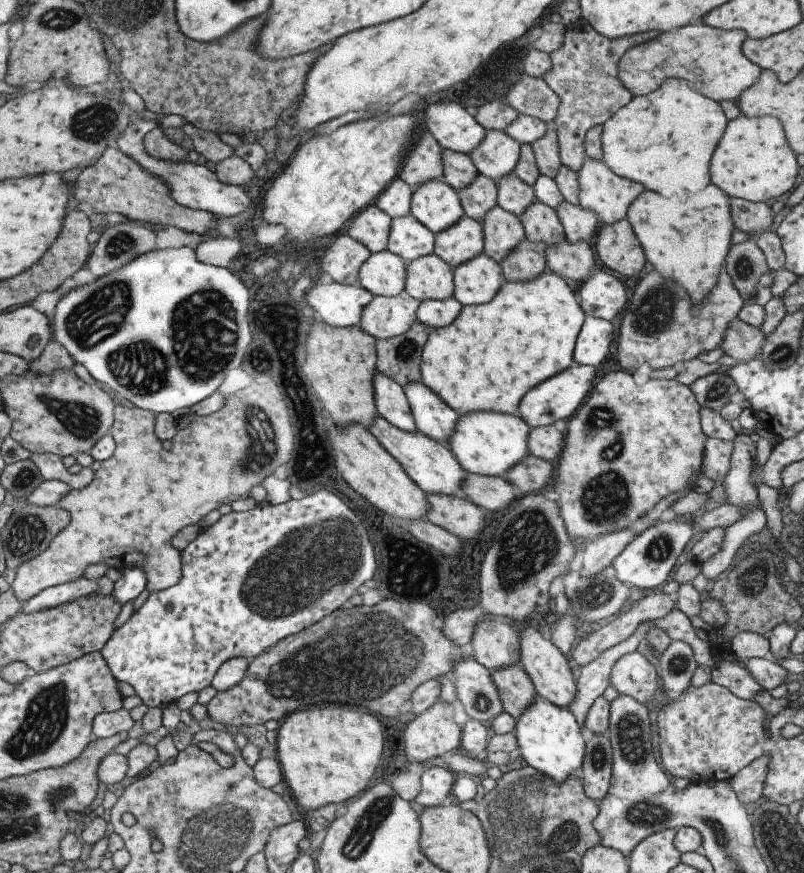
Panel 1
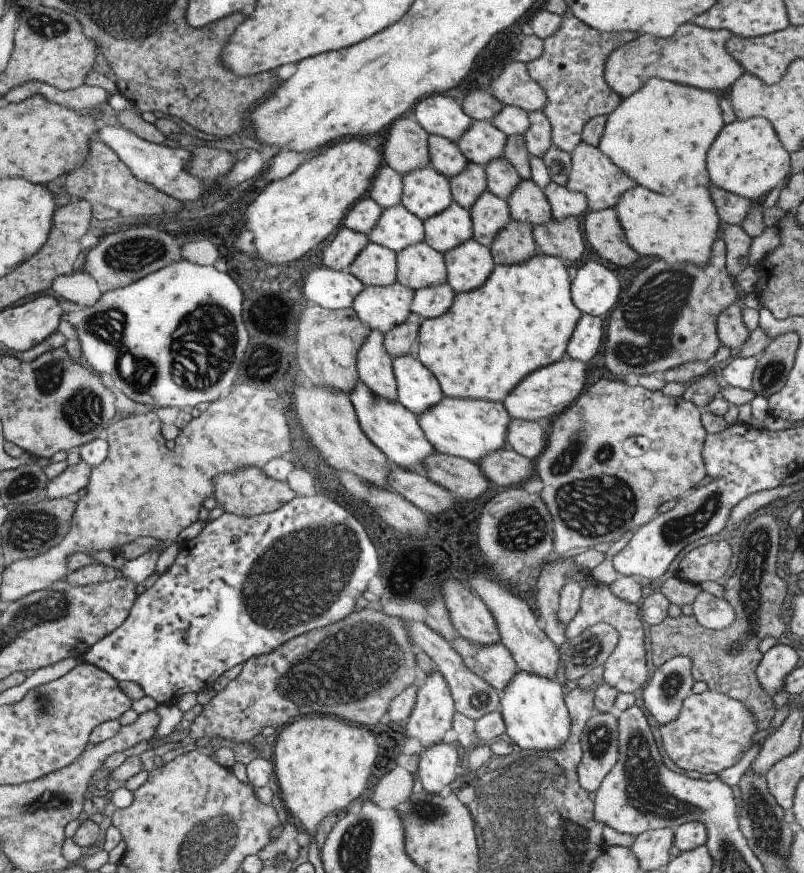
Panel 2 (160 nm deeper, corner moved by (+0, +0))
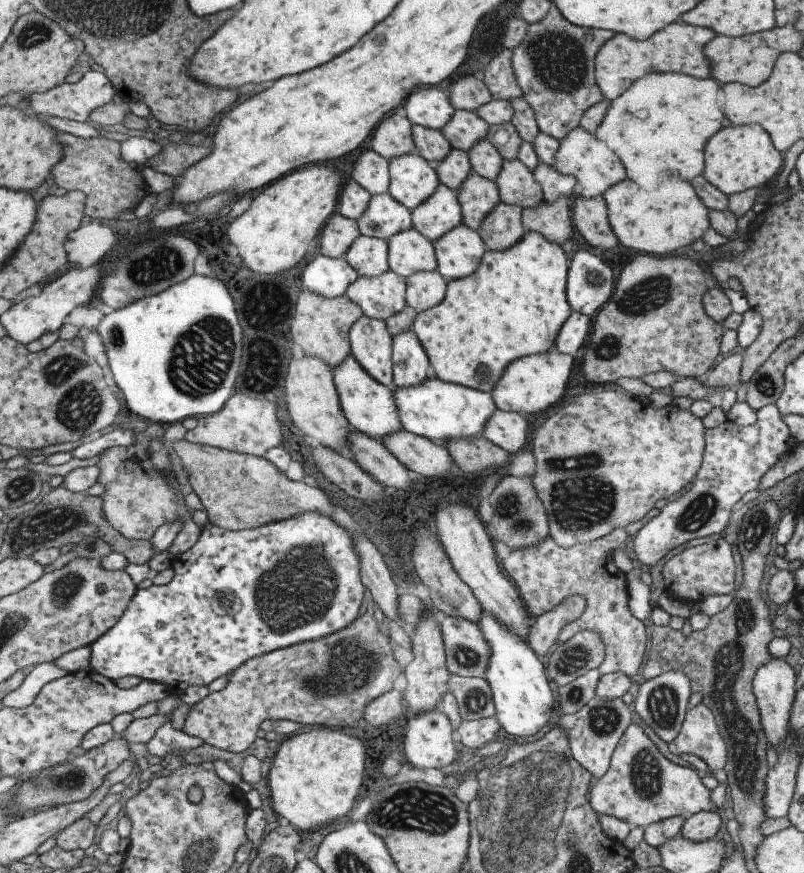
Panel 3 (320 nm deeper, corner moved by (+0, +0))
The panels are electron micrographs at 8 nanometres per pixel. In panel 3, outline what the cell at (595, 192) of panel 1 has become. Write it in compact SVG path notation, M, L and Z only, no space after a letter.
M580 124L570 130L563 138L558 140L558 147L554 154L554 169L562 175L569 175L581 186L579 194L583 198L591 198L601 195L602 192L613 184L625 178L621 162L613 156L609 147L595 135L584 129Z

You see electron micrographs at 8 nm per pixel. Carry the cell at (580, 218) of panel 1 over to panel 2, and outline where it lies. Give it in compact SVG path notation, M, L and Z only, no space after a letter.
M551 180L542 191L550 206L553 219L560 221L566 216L581 216L587 212L586 198L580 192L569 190L566 186Z

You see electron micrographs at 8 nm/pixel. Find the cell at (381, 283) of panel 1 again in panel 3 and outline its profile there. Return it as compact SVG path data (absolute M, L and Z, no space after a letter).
M359 234L344 252L343 257L358 275L372 277L388 269L387 251L384 239Z

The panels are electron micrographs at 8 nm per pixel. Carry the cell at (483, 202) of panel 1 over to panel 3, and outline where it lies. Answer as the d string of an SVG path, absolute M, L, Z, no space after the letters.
M456 148L449 149L449 152L440 161L435 162L433 167L438 182L455 192L471 173L466 152Z

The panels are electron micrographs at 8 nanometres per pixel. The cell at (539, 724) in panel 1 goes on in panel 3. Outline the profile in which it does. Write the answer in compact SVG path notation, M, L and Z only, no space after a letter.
M481 609L476 625L488 646L484 679L492 694L494 717L500 724L502 736L533 736L539 728L547 724L551 710L556 706L554 693L549 688L549 680L543 666L530 646L492 614Z

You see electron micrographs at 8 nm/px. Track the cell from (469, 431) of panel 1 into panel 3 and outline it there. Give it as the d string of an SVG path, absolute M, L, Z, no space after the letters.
M434 375L408 387L395 387L391 384L389 390L391 390L400 425L413 434L440 444L453 437L480 435L485 419L497 409L489 393L443 382Z

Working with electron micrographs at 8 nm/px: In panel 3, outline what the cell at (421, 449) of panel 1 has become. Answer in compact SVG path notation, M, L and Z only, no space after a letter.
M351 354L342 358L341 362L331 368L331 372L339 406L351 428L377 440L397 429L403 429L398 421L391 390L380 382L374 381Z

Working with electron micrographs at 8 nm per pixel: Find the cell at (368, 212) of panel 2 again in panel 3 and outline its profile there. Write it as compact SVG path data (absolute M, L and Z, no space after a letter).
M353 179L342 182L336 198L336 212L342 217L357 220L368 205L370 194Z

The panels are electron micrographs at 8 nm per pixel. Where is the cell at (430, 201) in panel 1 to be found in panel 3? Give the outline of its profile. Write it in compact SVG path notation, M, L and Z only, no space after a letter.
M416 152L394 156L387 162L387 192L408 211L431 197L433 190L438 187L433 164L428 163Z

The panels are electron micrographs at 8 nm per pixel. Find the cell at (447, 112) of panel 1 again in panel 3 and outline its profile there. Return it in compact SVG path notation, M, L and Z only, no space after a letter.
M434 85L432 88L419 87L415 92L411 91L411 94L402 102L402 106L407 120L412 125L421 125L422 127L438 131L443 125L446 125L454 111L445 94L441 90L437 90Z

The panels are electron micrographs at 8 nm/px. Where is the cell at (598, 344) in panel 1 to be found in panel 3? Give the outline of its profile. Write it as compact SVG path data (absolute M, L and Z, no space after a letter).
M571 312L559 327L554 338L554 348L560 353L574 356L584 346L591 330L591 318L581 313Z

